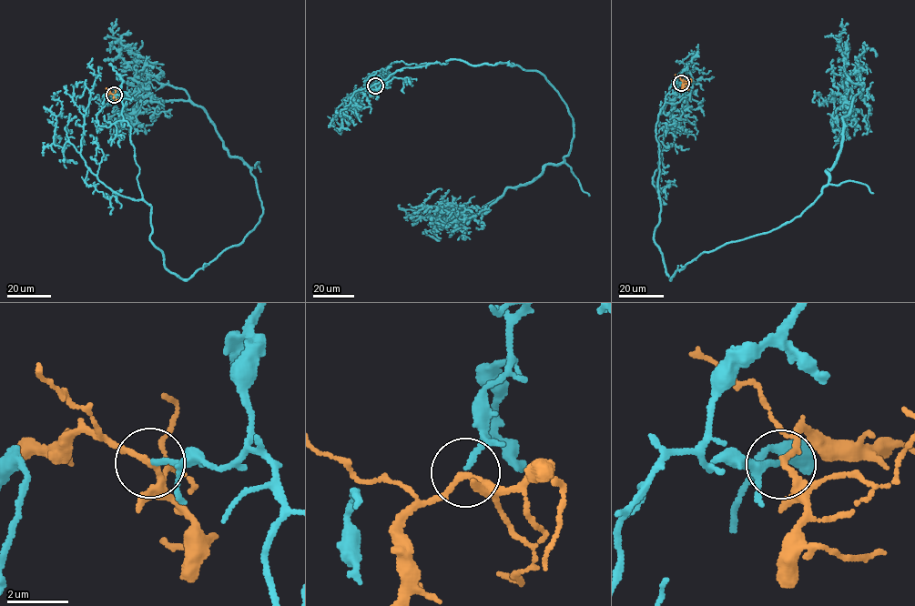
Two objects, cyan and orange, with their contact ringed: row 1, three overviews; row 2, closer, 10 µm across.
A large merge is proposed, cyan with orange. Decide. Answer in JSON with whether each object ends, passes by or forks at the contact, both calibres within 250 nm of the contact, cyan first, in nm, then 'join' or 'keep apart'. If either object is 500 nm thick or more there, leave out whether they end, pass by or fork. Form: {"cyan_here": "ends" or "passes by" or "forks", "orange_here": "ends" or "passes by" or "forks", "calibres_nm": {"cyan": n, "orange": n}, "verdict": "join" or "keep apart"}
{"cyan_here": "ends", "orange_here": "passes by", "calibres_nm": {"cyan": 160, "orange": 170}, "verdict": "join"}

